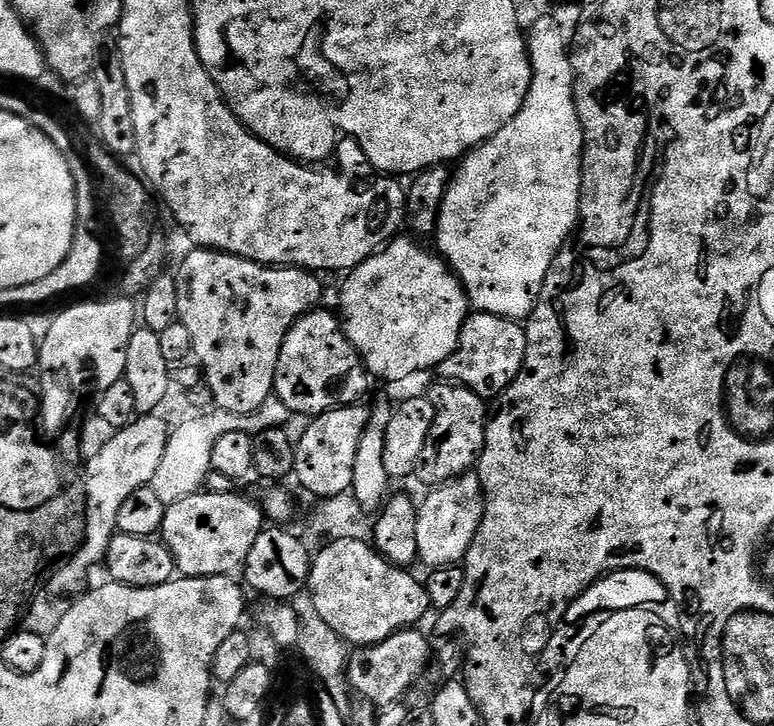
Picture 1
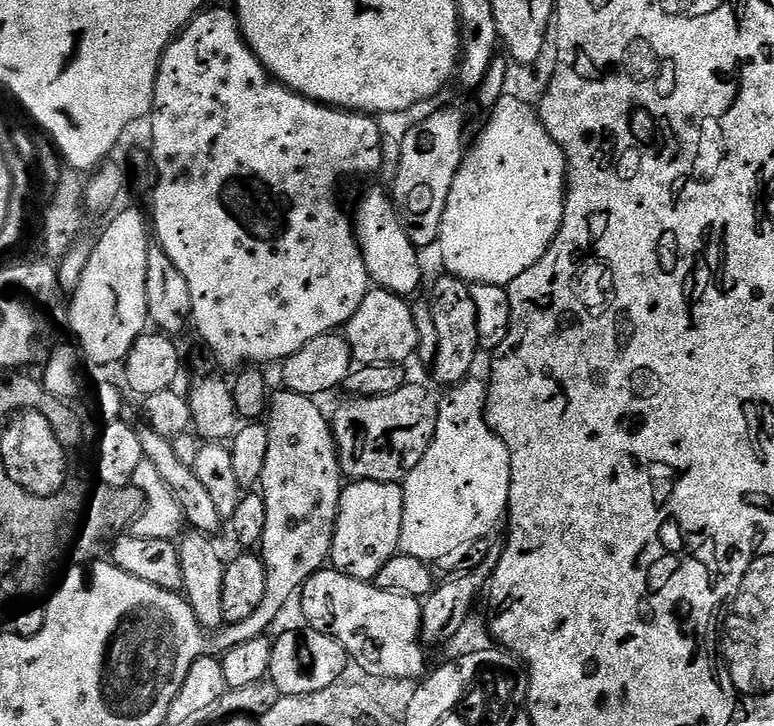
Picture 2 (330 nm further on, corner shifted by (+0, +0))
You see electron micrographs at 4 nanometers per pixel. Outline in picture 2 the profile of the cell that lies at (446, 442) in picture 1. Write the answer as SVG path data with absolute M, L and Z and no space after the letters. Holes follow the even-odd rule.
M441 275L441 280L432 288L430 303L434 314L434 326L438 330L438 354L430 366L430 372L443 386L460 384L473 375L476 355L482 352L478 338L478 310L474 307L471 287L457 276Z

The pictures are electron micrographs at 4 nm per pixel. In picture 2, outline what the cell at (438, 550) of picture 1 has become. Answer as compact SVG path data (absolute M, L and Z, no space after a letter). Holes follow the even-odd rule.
M469 378L460 384L451 385L447 389L448 392L442 396L440 400L440 413L438 414L438 426L434 438L430 442L430 446L426 450L426 454L422 458L422 462L418 462L418 466L414 466L414 470L410 470L410 474L404 477L402 487L404 489L404 513L402 514L402 534L400 535L400 552L410 558L418 558L425 562L439 562L442 558L446 558L446 554L451 554L458 546L463 546L466 542L478 542L479 540L491 537L492 531L496 527L501 527L502 521L505 519L508 511L508 499L510 498L510 480L512 474L512 462L510 460L510 450L506 446L506 442L492 429L488 424L488 385L482 379Z

